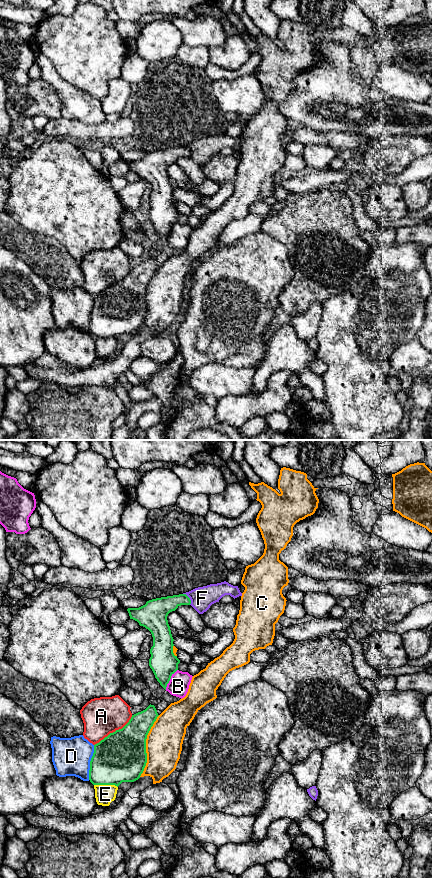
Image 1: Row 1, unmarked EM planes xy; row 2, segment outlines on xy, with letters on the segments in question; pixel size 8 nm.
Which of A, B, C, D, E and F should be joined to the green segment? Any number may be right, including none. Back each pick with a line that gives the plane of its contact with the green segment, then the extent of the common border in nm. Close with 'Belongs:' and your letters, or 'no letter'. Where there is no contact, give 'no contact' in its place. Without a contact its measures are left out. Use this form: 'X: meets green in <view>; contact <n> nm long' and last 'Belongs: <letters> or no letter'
Belongs: no letter

